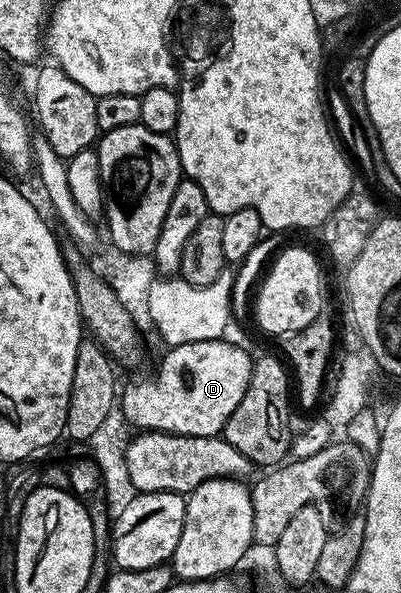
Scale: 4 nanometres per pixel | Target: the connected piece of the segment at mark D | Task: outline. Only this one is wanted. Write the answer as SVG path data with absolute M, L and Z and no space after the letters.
M227 340L193 342L170 347L152 373L135 373L124 385L122 382L117 405L120 410L123 408L124 419L135 428L135 431L176 433L186 437L220 436L225 423L229 423L229 415L237 411L237 403L245 399L253 364L253 357L250 357L241 346Z

